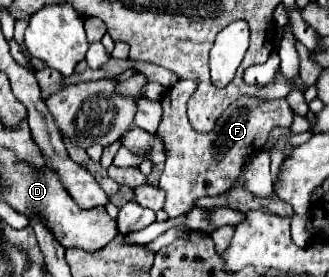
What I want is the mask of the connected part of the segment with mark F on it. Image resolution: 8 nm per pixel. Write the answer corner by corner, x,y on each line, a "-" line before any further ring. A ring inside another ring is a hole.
179,80
161,98
163,118
157,136
165,144
167,160
159,180
159,188
165,188
167,192
163,208
169,218
191,212
195,208
195,202
203,196
217,196
227,192
237,180
245,162
263,148
269,138
269,132
273,128
289,128
295,116
285,100
261,102
253,98
241,98
221,114
211,132
197,132
189,124
185,114
185,96
191,96
193,88
195,84
191,80

